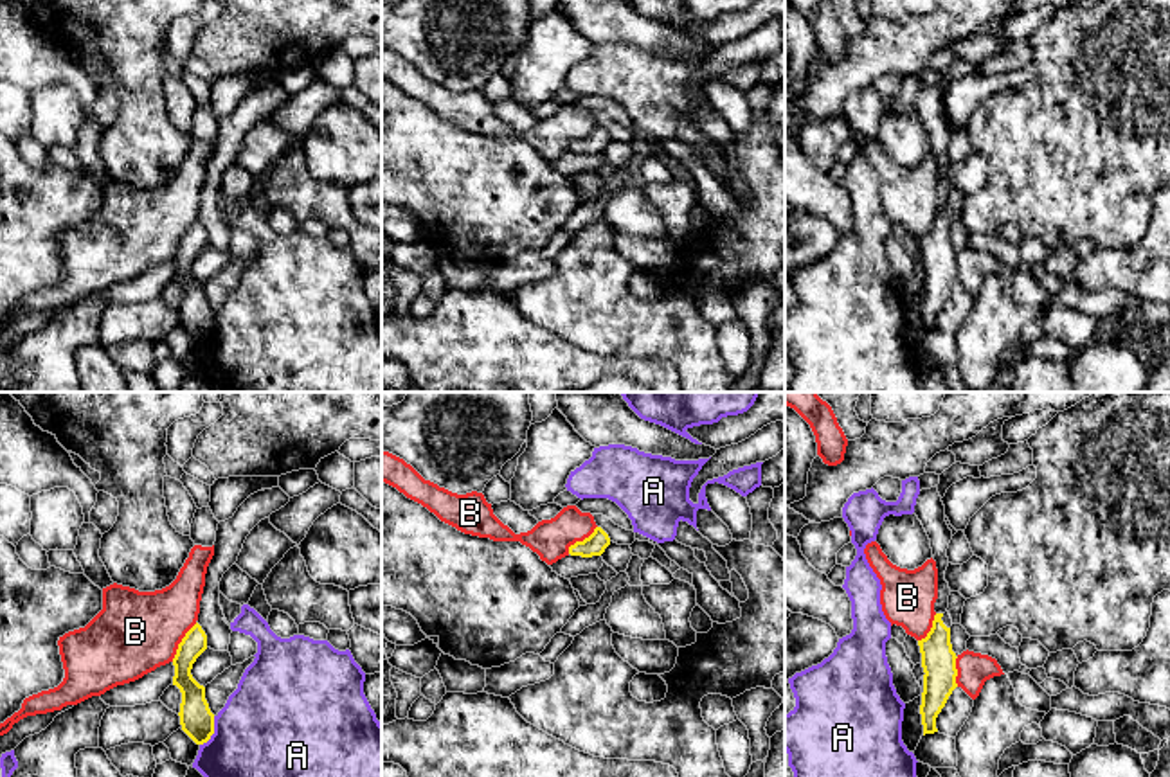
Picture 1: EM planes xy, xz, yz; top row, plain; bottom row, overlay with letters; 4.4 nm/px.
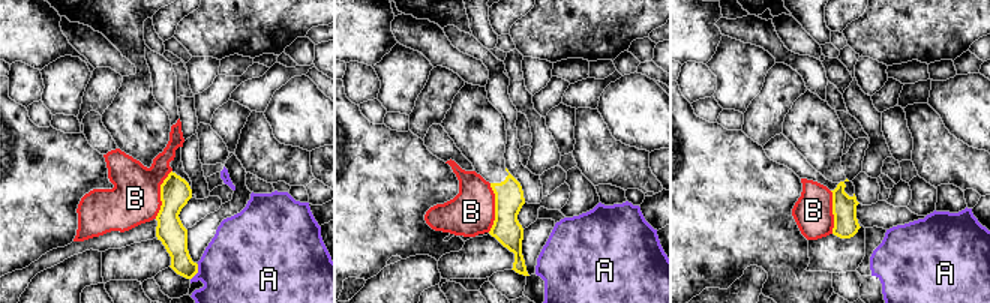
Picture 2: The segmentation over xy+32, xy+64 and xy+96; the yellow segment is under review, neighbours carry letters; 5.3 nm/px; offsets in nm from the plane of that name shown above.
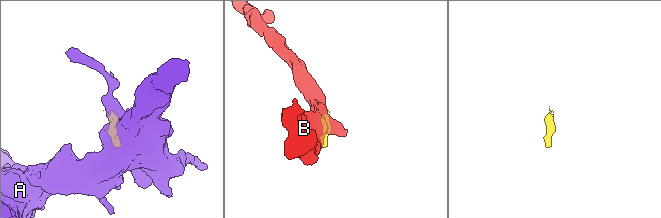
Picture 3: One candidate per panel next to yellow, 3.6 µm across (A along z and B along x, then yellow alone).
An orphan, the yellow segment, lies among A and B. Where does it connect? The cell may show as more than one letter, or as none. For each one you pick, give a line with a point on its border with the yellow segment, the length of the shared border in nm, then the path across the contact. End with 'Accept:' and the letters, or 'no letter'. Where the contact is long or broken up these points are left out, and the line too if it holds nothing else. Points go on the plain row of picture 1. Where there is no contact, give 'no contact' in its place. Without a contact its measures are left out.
Accept: no letter

